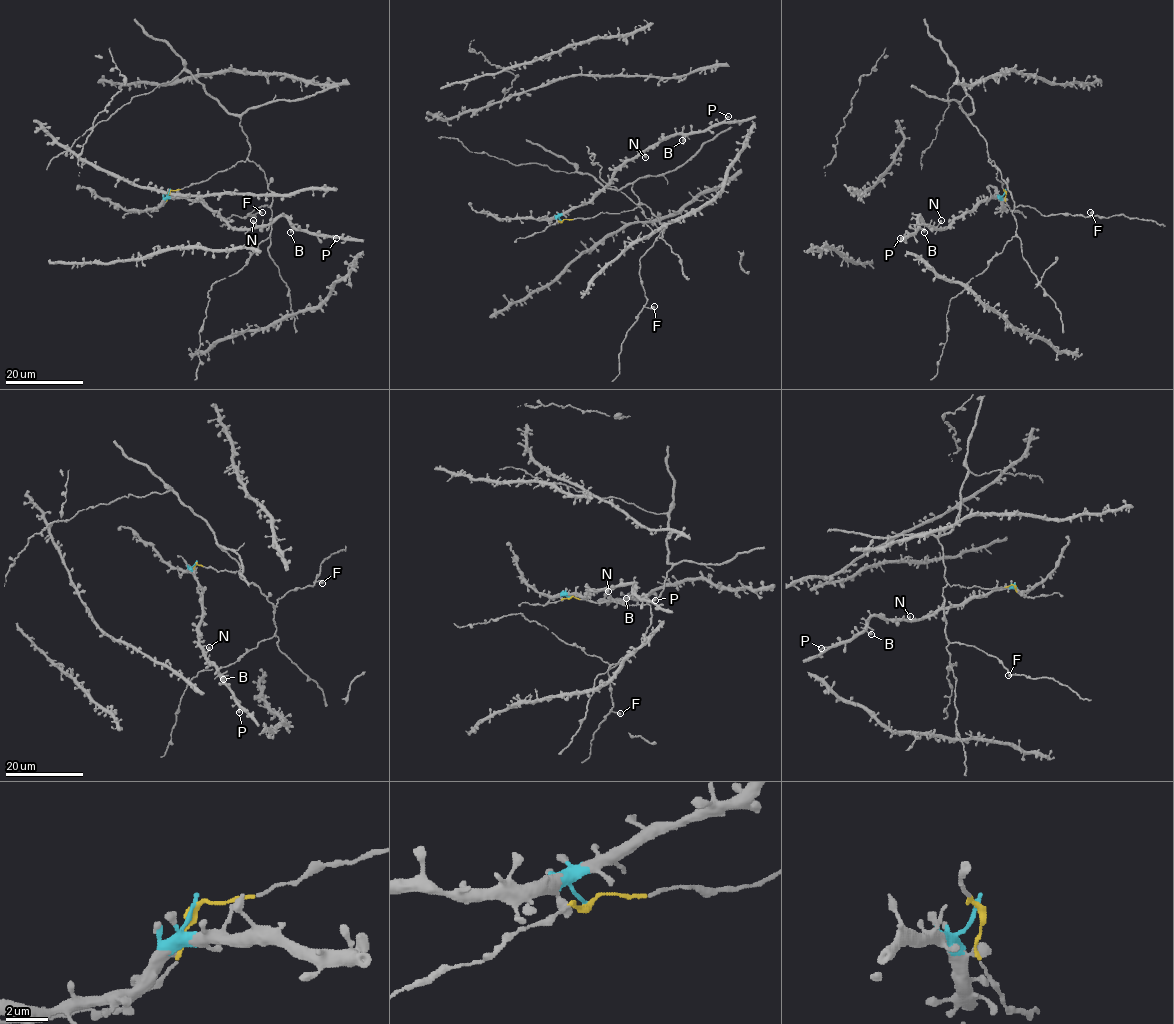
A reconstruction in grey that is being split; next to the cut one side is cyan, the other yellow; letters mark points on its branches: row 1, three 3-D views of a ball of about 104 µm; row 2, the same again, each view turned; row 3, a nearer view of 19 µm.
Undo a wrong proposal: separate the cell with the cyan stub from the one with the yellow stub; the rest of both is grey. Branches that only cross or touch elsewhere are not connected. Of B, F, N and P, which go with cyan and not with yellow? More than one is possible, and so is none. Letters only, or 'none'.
B, N, P

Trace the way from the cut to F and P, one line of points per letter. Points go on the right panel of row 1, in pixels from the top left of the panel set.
F: (1005, 191), (989, 160), (1001, 172), (1017, 206), (1029, 205), (1043, 216), (1084, 217), (1090, 212)
P: (1005, 191), (1000, 197), (981, 200), (946, 228), (929, 227), (918, 216), (915, 230), (900, 238)

